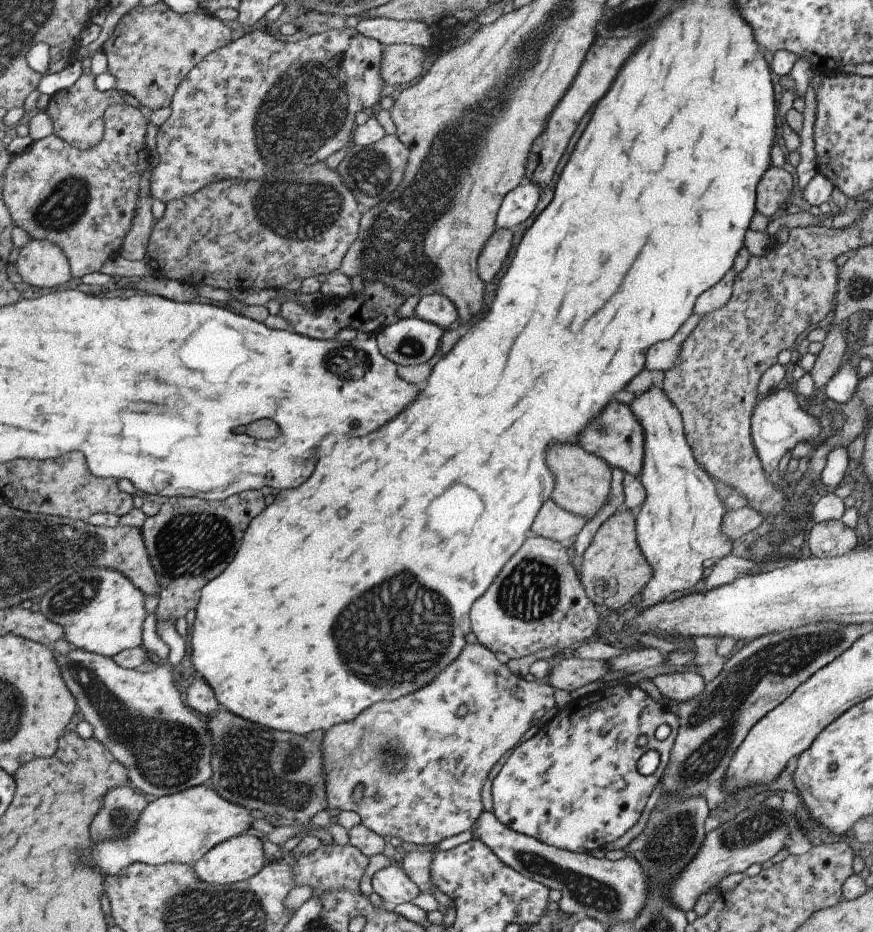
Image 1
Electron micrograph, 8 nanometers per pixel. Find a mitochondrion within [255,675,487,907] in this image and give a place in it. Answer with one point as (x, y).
(391, 757)

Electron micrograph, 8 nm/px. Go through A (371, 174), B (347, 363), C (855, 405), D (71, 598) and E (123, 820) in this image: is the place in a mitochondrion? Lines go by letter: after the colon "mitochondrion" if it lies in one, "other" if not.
A: mitochondrion
B: mitochondrion
C: other
D: mitochondrion
E: mitochondrion

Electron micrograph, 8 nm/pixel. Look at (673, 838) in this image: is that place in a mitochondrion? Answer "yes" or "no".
yes

